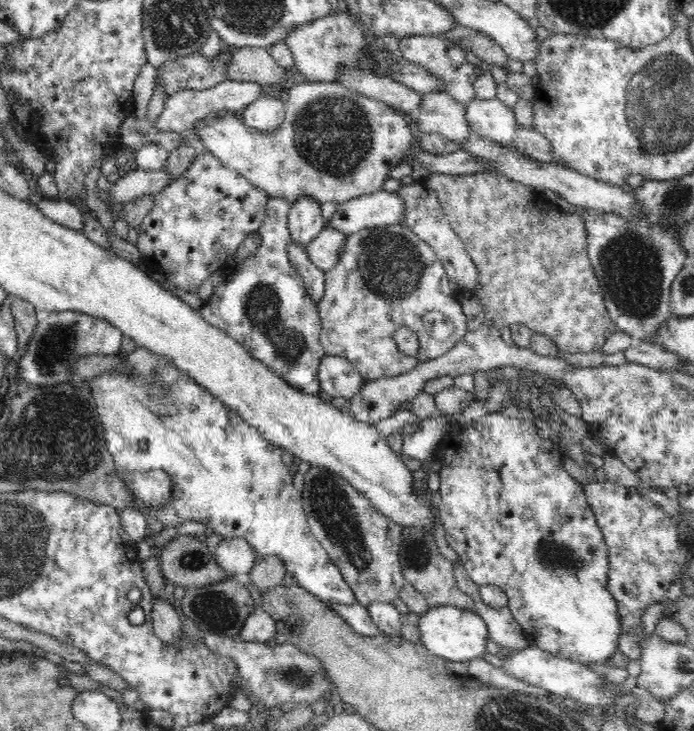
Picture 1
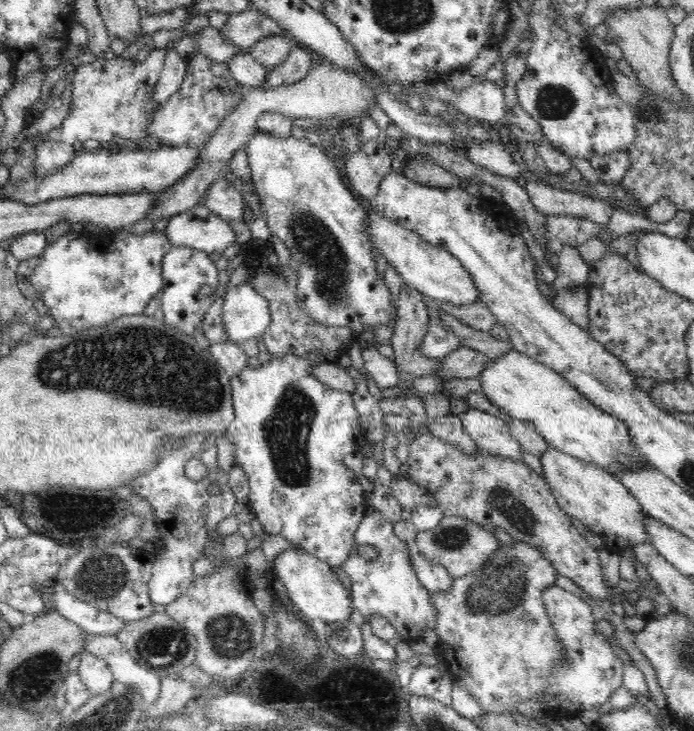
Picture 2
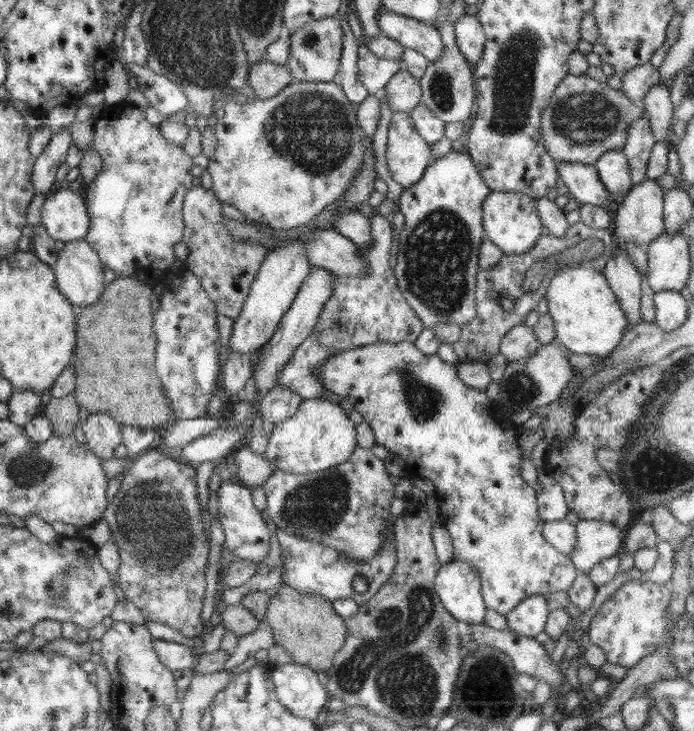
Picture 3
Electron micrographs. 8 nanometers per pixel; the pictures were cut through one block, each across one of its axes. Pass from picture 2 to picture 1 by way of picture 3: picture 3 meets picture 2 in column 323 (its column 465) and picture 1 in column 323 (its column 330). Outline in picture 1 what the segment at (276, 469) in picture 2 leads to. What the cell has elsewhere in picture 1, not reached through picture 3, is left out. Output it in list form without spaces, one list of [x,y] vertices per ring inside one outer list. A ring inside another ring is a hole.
[[[326,355],[320,361],[318,380],[321,390],[328,396],[342,396],[348,402],[360,392],[366,382],[347,358],[332,355]]]

